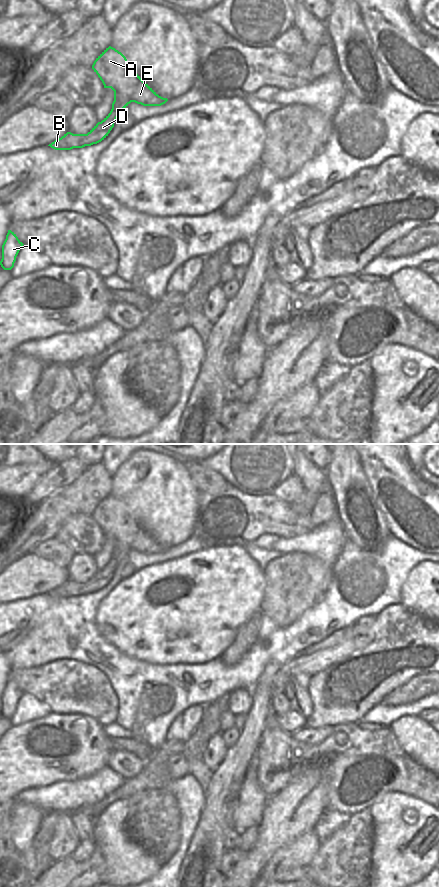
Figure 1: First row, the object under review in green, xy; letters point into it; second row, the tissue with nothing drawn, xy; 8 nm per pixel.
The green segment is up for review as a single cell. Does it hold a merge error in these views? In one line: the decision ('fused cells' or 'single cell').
single cell

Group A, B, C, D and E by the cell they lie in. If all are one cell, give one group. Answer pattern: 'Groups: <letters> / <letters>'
Groups: A B C D E.

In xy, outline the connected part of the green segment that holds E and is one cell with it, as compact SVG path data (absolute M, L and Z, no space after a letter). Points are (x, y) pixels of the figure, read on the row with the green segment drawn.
M109 46L94 61L92 69L102 81L104 88L114 91L110 113L87 134L67 132L48 146L55 150L71 150L91 146L104 140L118 115L131 103L143 106L161 106L168 99L159 96L132 68L126 57Z

